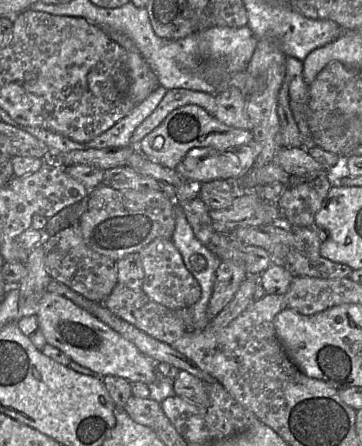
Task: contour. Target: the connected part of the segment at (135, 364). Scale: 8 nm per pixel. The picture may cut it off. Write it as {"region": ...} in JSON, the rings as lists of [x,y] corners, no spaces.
{"region":[[[47,291],[39,303],[36,318],[47,344],[58,348],[80,366],[102,376],[125,378],[130,383],[149,385],[157,380],[155,369],[159,362],[141,353],[131,341],[66,297]]]}

